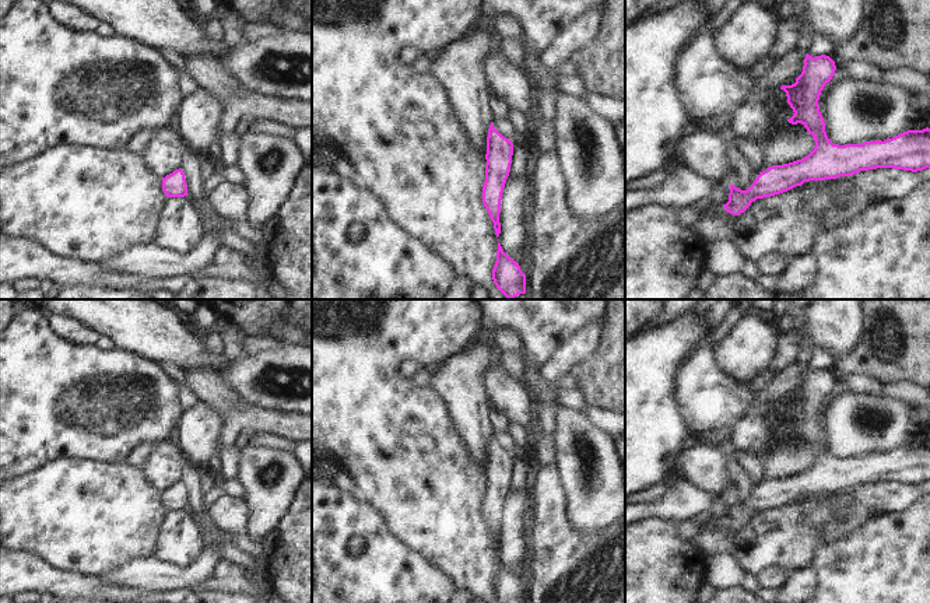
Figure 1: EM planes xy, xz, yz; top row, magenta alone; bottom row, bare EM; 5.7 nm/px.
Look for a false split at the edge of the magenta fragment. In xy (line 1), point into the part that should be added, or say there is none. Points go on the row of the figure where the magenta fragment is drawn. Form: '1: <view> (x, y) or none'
1: none

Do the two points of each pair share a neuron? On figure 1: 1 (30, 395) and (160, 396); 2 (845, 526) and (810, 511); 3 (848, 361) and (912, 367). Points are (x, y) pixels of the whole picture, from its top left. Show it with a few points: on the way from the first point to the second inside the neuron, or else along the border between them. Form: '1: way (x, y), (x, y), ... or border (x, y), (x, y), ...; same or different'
1: way (62, 396), (127, 396); same
2: border (848, 493), (852, 505), (823, 528), (824, 544); different
3: way (863, 365), (897, 365); same

